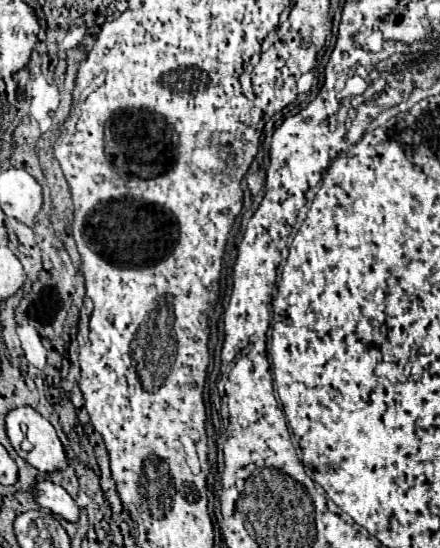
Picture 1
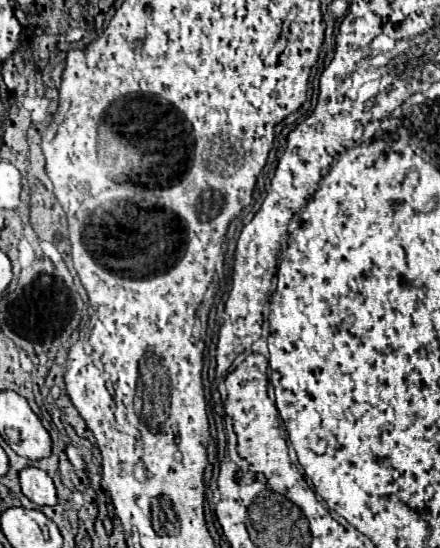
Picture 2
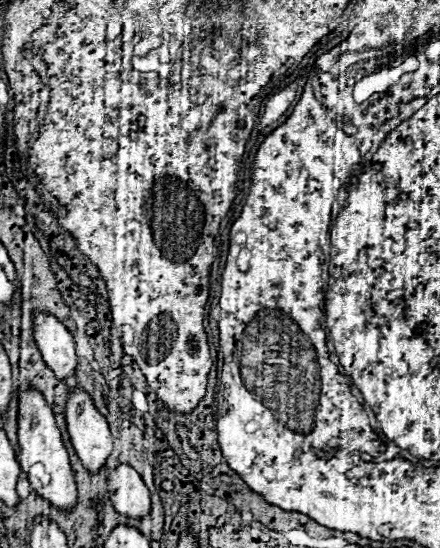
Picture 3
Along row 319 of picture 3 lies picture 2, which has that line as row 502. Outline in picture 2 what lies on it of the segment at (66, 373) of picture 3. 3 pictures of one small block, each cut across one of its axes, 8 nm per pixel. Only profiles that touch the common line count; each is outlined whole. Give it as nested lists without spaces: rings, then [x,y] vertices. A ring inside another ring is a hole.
[[[28,466],[24,468],[20,474],[20,488],[22,488],[22,494],[26,498],[30,498],[34,504],[38,506],[52,506],[56,504],[56,488],[54,488],[54,482],[52,478],[40,470],[40,468],[34,468],[34,466]]]

